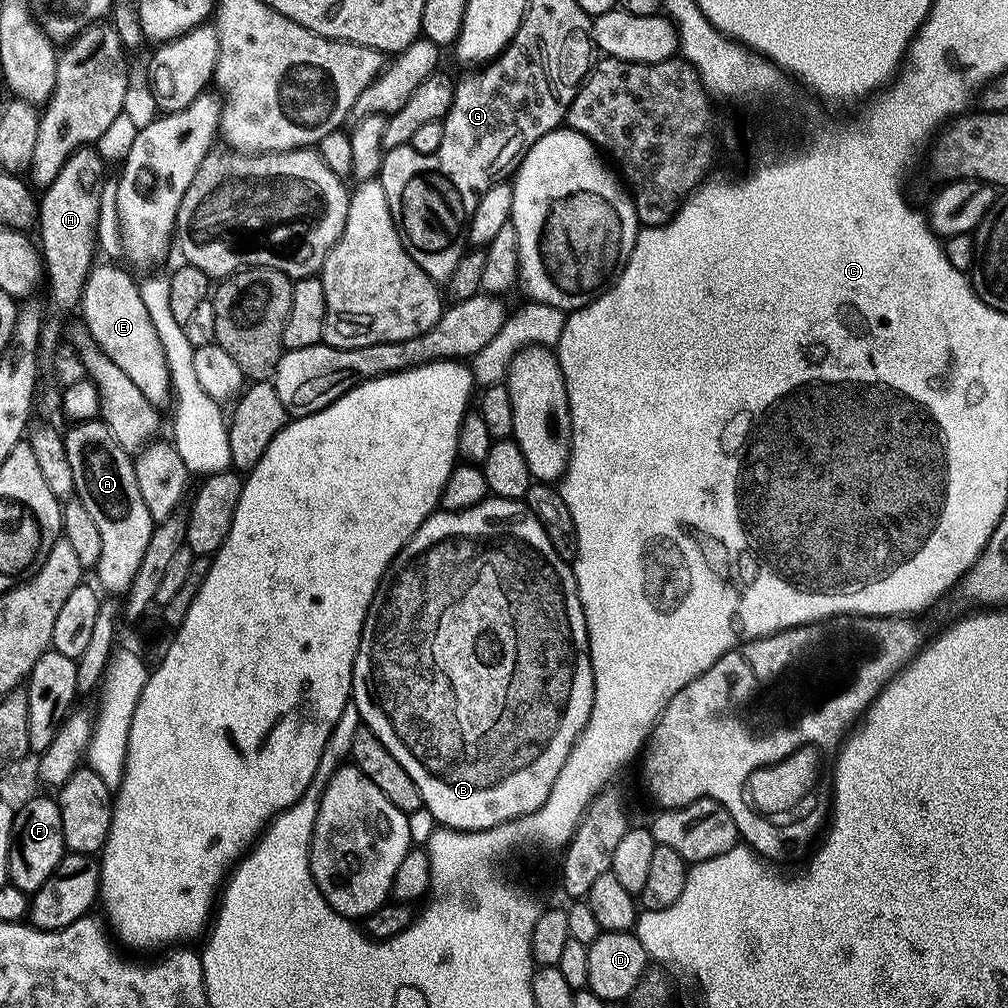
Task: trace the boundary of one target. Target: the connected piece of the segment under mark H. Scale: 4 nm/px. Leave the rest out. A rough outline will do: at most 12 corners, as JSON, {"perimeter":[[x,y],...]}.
{"perimeter":[[70,154],[39,197],[52,304],[81,303],[98,252],[106,163]]}

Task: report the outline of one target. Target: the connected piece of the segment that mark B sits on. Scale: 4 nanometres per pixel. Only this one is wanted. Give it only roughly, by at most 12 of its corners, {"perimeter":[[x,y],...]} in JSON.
{"perimeter":[[524,500],[437,510],[350,700],[437,825],[547,802],[594,674]]}

